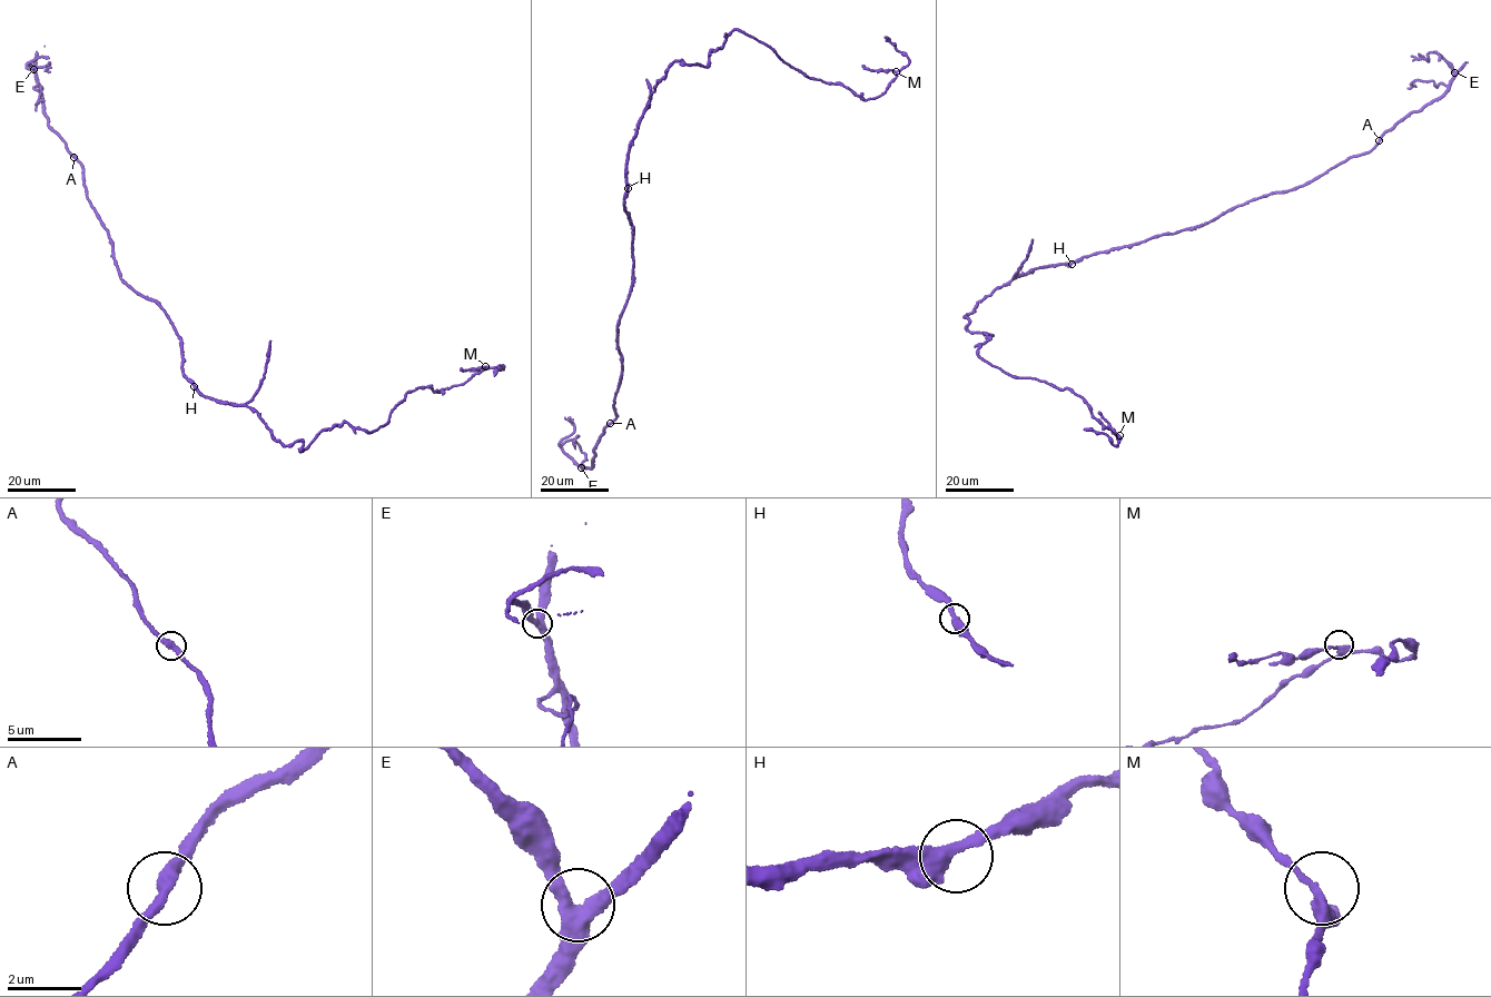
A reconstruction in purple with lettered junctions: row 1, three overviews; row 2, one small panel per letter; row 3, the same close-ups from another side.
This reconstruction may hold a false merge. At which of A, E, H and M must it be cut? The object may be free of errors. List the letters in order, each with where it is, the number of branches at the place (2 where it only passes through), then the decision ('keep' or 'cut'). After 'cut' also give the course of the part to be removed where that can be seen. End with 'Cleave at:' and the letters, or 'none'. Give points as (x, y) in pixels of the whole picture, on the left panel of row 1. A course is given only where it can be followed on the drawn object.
A: place (73, 157); branches 2; keep
E: place (33, 69); branches 3; keep
H: place (194, 386); branches 2; keep
M: place (485, 366); branches 3; keep
Cleave at: none

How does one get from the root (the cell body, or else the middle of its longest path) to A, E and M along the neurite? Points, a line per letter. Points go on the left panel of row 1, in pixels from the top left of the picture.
A: (194, 386), (183, 372), (180, 339), (166, 314), (119, 275), (112, 243), (87, 198), (75, 157)
E: (194, 386), (166, 314), (119, 275), (80, 164), (47, 124), (33, 69)
M: (194, 386), (257, 412), (275, 441), (304, 448), (344, 422), (376, 431), (406, 393), (463, 384), (485, 366)

